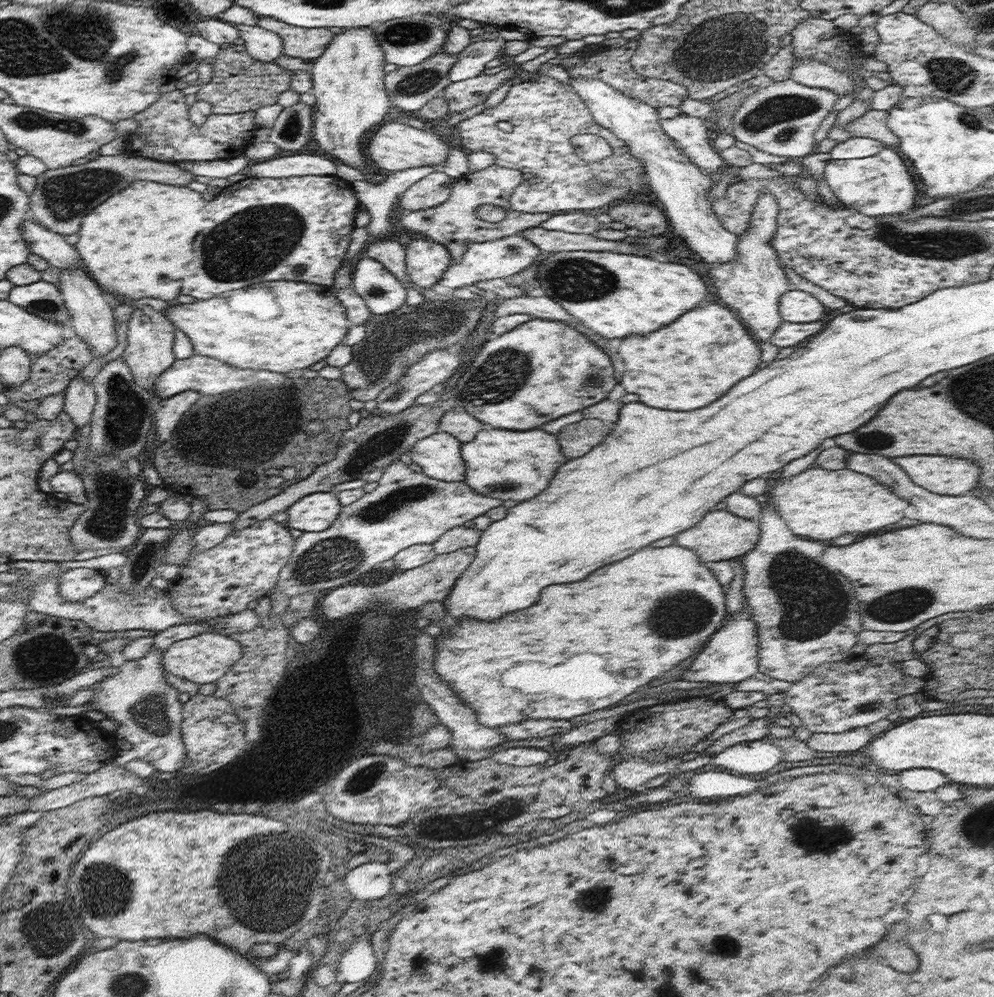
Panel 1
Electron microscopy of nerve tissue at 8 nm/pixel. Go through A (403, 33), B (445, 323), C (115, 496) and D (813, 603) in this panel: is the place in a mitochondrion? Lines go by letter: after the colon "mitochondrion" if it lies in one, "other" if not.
A: mitochondrion
B: mitochondrion
C: mitochondrion
D: mitochondrion

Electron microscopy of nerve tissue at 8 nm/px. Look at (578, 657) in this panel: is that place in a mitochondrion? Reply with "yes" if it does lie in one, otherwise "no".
no

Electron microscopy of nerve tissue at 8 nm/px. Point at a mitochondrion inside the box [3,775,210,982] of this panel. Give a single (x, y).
(103, 889)

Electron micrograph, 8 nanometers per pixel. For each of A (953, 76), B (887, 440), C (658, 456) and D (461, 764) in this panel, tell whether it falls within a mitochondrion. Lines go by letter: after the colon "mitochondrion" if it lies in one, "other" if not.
A: mitochondrion
B: mitochondrion
C: other
D: other

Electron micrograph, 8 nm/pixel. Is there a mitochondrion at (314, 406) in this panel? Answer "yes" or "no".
no

